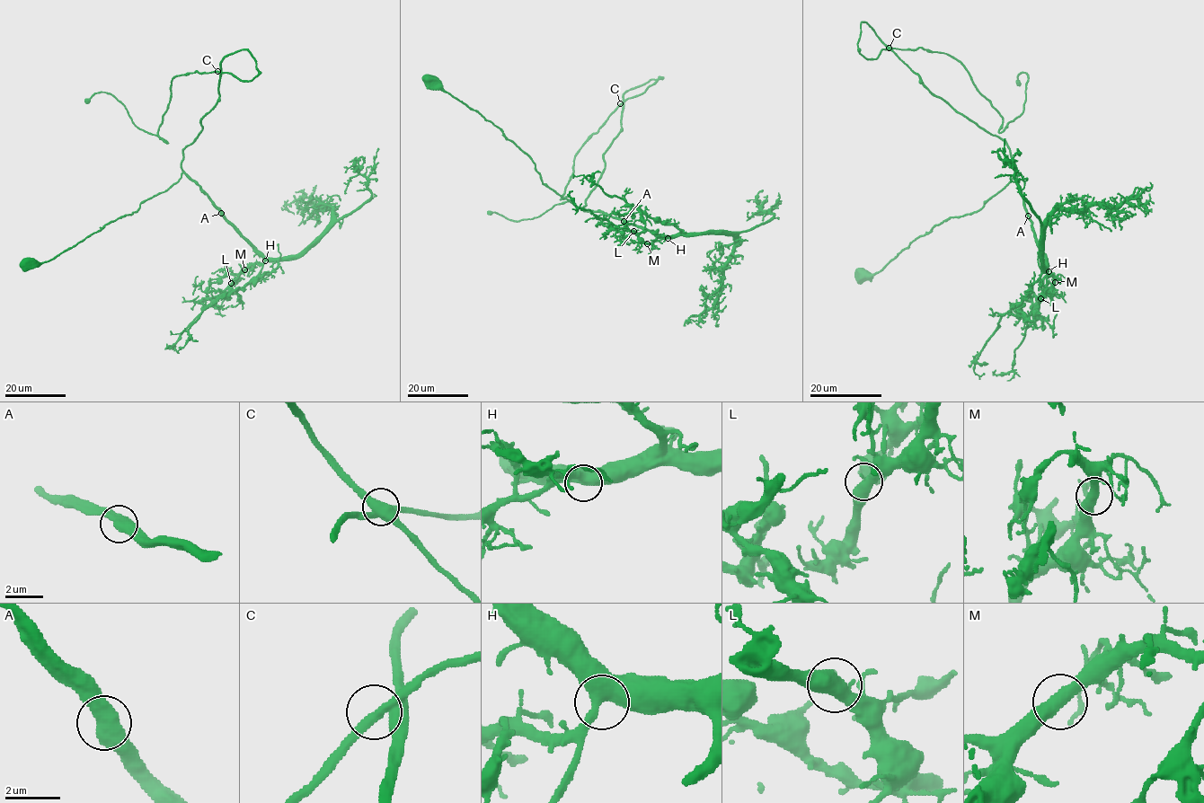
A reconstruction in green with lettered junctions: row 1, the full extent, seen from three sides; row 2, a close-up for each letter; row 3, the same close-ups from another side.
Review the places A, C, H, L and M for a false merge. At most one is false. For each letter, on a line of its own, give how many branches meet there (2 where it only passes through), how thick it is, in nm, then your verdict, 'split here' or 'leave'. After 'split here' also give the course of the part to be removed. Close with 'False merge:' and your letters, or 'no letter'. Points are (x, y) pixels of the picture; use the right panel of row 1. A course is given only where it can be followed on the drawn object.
A: branches 2; calibre 550 nm; leave
C: branches 2; calibre 360 nm; leave
H: branches 3; calibre 480 nm; leave
L: branches 2; calibre 500 nm; leave
M: branches 2; calibre 480 nm; leave
False merge: no letter

